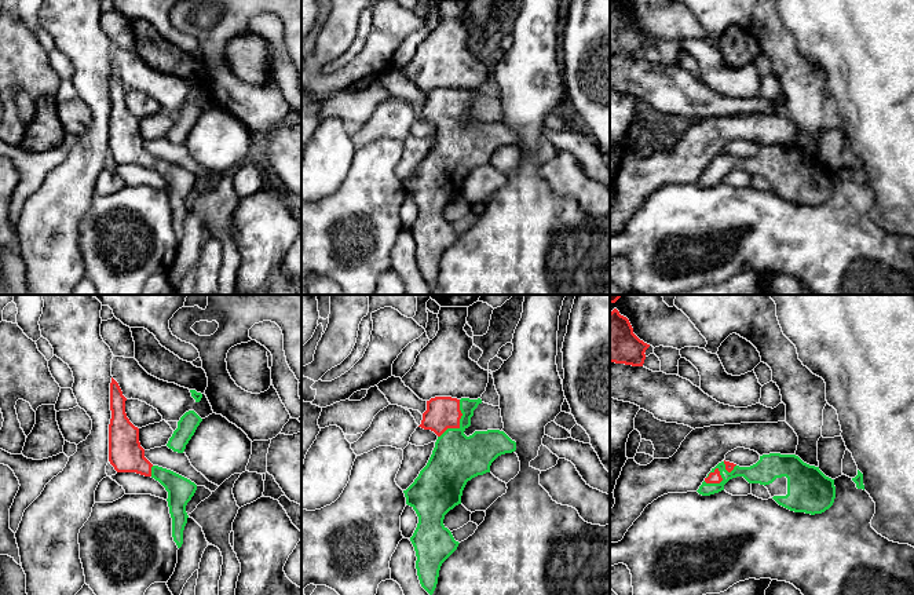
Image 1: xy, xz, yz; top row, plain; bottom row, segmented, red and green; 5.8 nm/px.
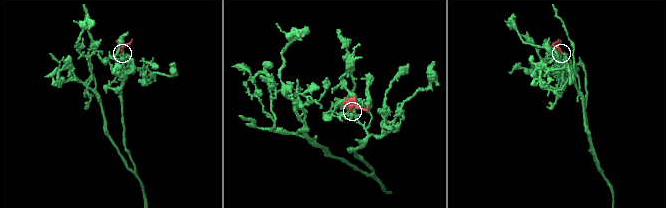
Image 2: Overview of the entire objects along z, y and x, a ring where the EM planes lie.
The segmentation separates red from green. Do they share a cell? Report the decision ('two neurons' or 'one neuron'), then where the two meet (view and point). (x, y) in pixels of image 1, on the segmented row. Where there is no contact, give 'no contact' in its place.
one neuron; meets red in xz at (459, 423)

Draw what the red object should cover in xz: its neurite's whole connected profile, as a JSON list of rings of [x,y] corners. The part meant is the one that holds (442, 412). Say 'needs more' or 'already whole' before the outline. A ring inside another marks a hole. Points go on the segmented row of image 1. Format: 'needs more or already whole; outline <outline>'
needs more; outline [[[431,398],[418,426],[434,431],[438,439],[427,466],[403,493],[418,516],[410,541],[420,584],[429,595],[436,588],[442,563],[460,544],[443,525],[445,515],[461,504],[468,481],[490,472],[498,456],[516,450],[516,442],[500,430],[464,434],[479,404],[480,398]]]

